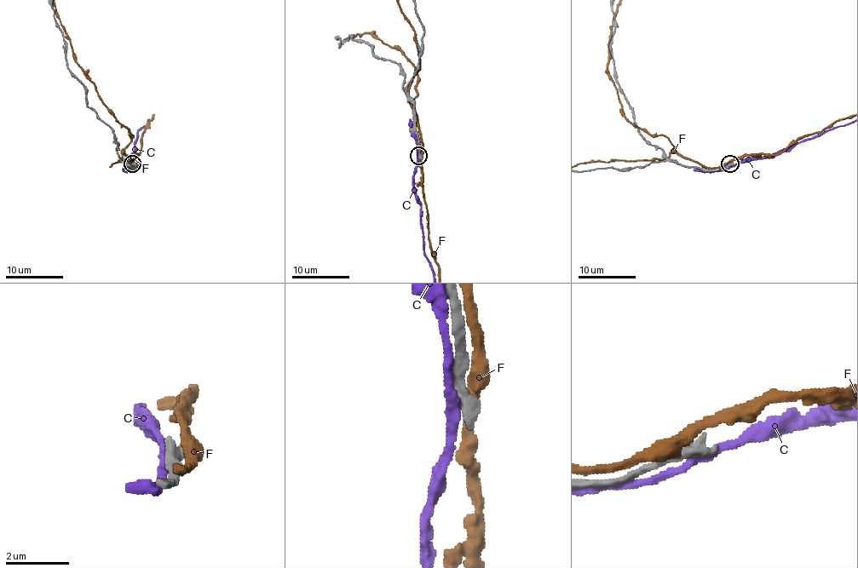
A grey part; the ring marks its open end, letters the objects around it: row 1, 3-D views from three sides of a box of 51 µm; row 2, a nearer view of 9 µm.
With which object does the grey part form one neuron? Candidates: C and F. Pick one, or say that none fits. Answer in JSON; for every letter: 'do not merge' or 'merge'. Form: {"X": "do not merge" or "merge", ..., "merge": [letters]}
{"C": "do not merge", "F": "do not merge", "merge": []}

